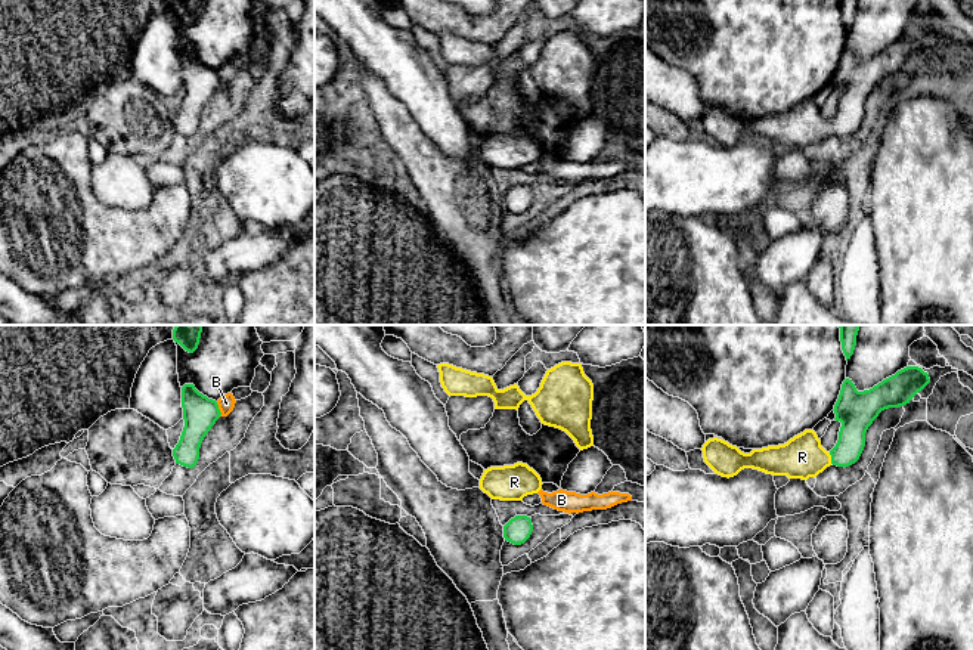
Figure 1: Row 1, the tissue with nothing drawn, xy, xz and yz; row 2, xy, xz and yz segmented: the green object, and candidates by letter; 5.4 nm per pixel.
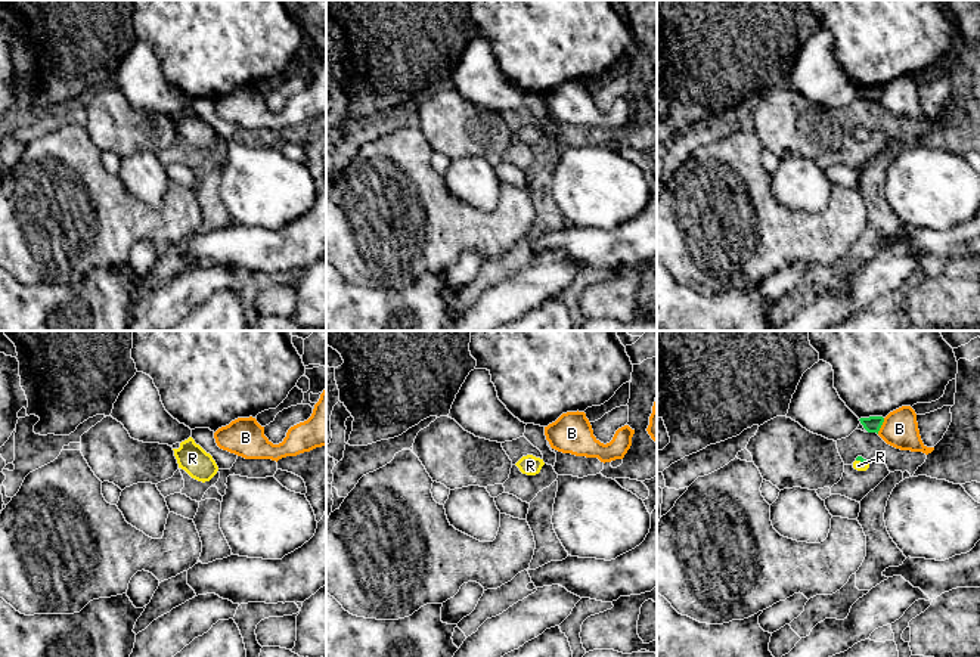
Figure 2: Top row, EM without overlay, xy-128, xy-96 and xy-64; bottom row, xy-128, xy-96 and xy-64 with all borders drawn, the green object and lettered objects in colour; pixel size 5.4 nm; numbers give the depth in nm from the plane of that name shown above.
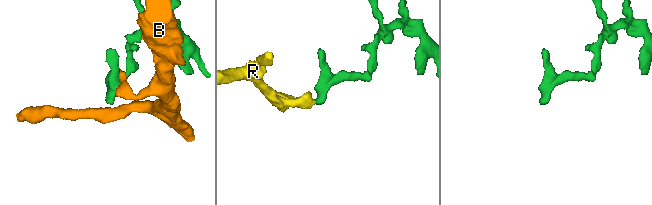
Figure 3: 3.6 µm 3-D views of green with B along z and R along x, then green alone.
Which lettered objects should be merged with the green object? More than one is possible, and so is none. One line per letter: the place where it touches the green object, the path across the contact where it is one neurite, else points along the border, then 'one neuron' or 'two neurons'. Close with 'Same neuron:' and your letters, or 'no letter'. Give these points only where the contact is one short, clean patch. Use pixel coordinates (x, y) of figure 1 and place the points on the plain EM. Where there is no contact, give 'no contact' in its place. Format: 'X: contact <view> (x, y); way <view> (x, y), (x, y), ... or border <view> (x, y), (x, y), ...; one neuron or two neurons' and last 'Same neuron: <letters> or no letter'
B: contact xy (219, 79); two neurons
R: contact yz (831, 127); way yz (855, 89), (852, 107), (831, 127), (802, 126); one neuron
Same neuron: R

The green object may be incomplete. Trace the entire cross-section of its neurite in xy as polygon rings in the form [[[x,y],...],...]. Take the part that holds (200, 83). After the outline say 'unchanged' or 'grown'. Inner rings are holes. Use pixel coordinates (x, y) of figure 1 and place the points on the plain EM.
[[[193,53],[182,56],[182,77],[185,96],[173,126],[176,133],[193,137],[199,129],[201,112],[221,81],[217,71],[199,62]]]; unchanged

